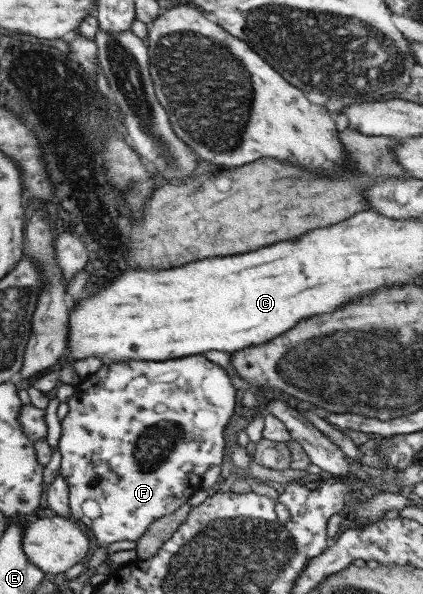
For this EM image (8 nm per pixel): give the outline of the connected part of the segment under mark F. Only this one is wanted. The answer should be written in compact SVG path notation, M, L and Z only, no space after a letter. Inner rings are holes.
M204 354L191 355L169 359L166 361L122 361L122 363L102 364L100 369L89 376L84 377L75 386L74 393L69 397L68 413L61 420L61 436L59 439L59 451L61 453L60 474L68 483L69 507L73 518L82 521L88 531L92 531L92 537L98 547L107 547L115 542L126 541L135 544L144 533L154 524L154 521L162 517L171 515L182 505L188 503L193 495L202 489L202 475L215 465L222 463L224 449L226 449L226 439L224 439L224 429L234 417L234 407L236 407L237 388L232 384L228 373L221 366L209 361ZM86 500L94 500L100 506L102 515L98 519L89 519L81 509L82 503Z

